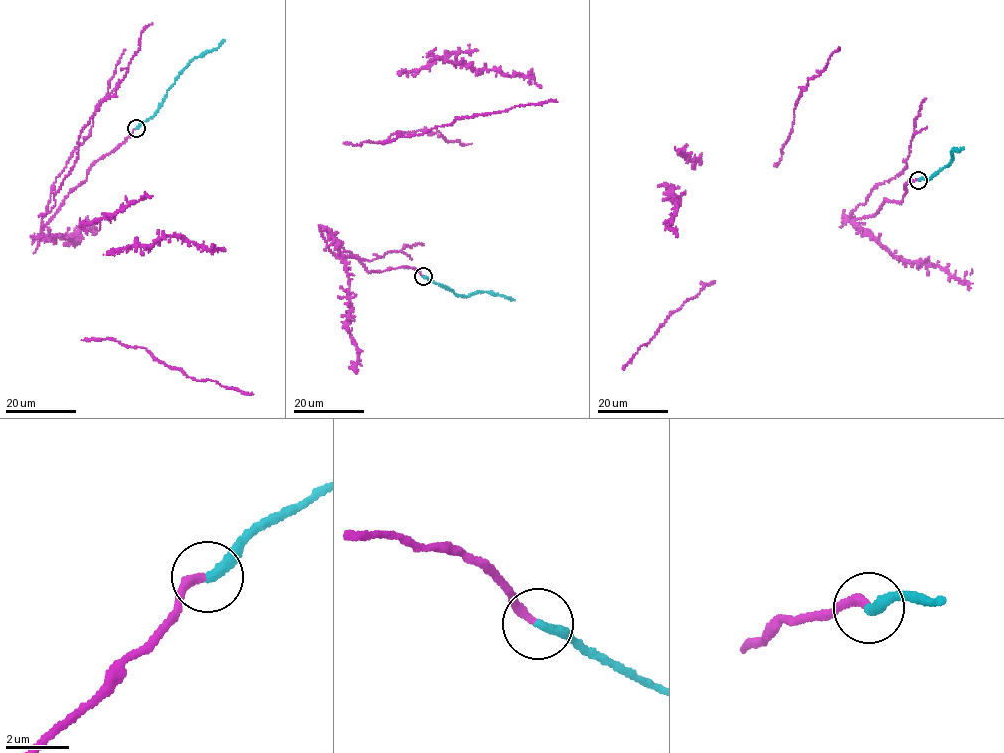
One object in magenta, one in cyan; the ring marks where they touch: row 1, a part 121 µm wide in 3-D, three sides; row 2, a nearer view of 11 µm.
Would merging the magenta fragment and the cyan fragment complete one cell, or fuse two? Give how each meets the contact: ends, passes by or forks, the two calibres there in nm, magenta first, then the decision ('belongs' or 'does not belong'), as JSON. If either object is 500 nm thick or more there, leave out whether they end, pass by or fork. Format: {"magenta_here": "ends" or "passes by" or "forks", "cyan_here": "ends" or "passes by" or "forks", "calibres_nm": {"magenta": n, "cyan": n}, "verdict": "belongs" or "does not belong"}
{"magenta_here": "ends", "cyan_here": "ends", "calibres_nm": {"magenta": 280, "cyan": 320}, "verdict": "does not belong"}

